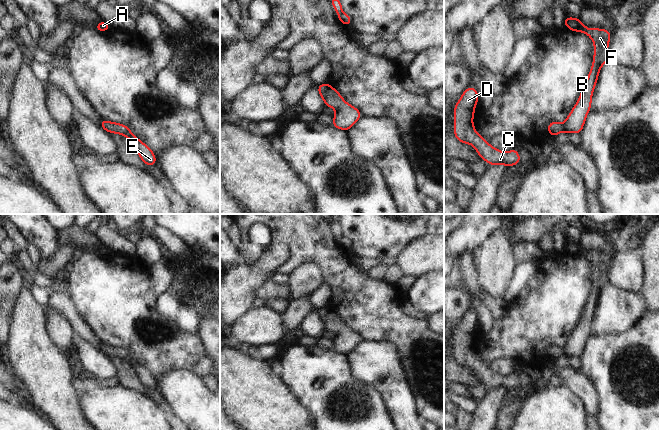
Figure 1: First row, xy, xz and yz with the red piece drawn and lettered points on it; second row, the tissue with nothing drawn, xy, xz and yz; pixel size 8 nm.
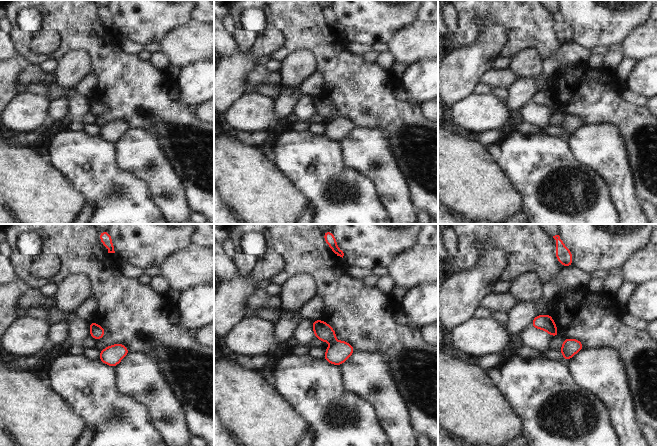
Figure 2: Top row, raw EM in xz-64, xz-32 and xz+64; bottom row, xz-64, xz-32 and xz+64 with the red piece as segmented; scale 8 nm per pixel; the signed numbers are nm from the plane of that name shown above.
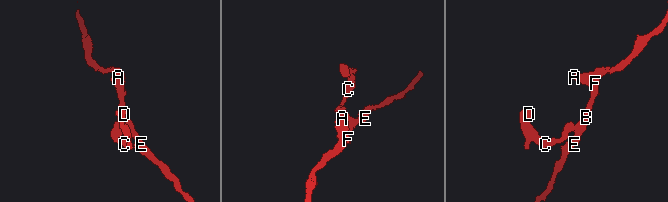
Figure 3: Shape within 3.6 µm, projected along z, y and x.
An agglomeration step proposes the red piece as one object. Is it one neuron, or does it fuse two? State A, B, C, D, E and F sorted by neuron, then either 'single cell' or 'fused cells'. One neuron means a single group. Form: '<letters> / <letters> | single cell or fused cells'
A B C D E F | single cell

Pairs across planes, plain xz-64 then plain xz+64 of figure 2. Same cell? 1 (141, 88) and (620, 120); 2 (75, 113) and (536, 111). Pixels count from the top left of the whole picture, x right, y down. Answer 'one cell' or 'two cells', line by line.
1: one cell
2: one cell

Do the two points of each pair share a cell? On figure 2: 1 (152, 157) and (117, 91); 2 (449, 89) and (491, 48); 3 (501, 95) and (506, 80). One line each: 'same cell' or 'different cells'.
1: different cells
2: same cell
3: different cells

